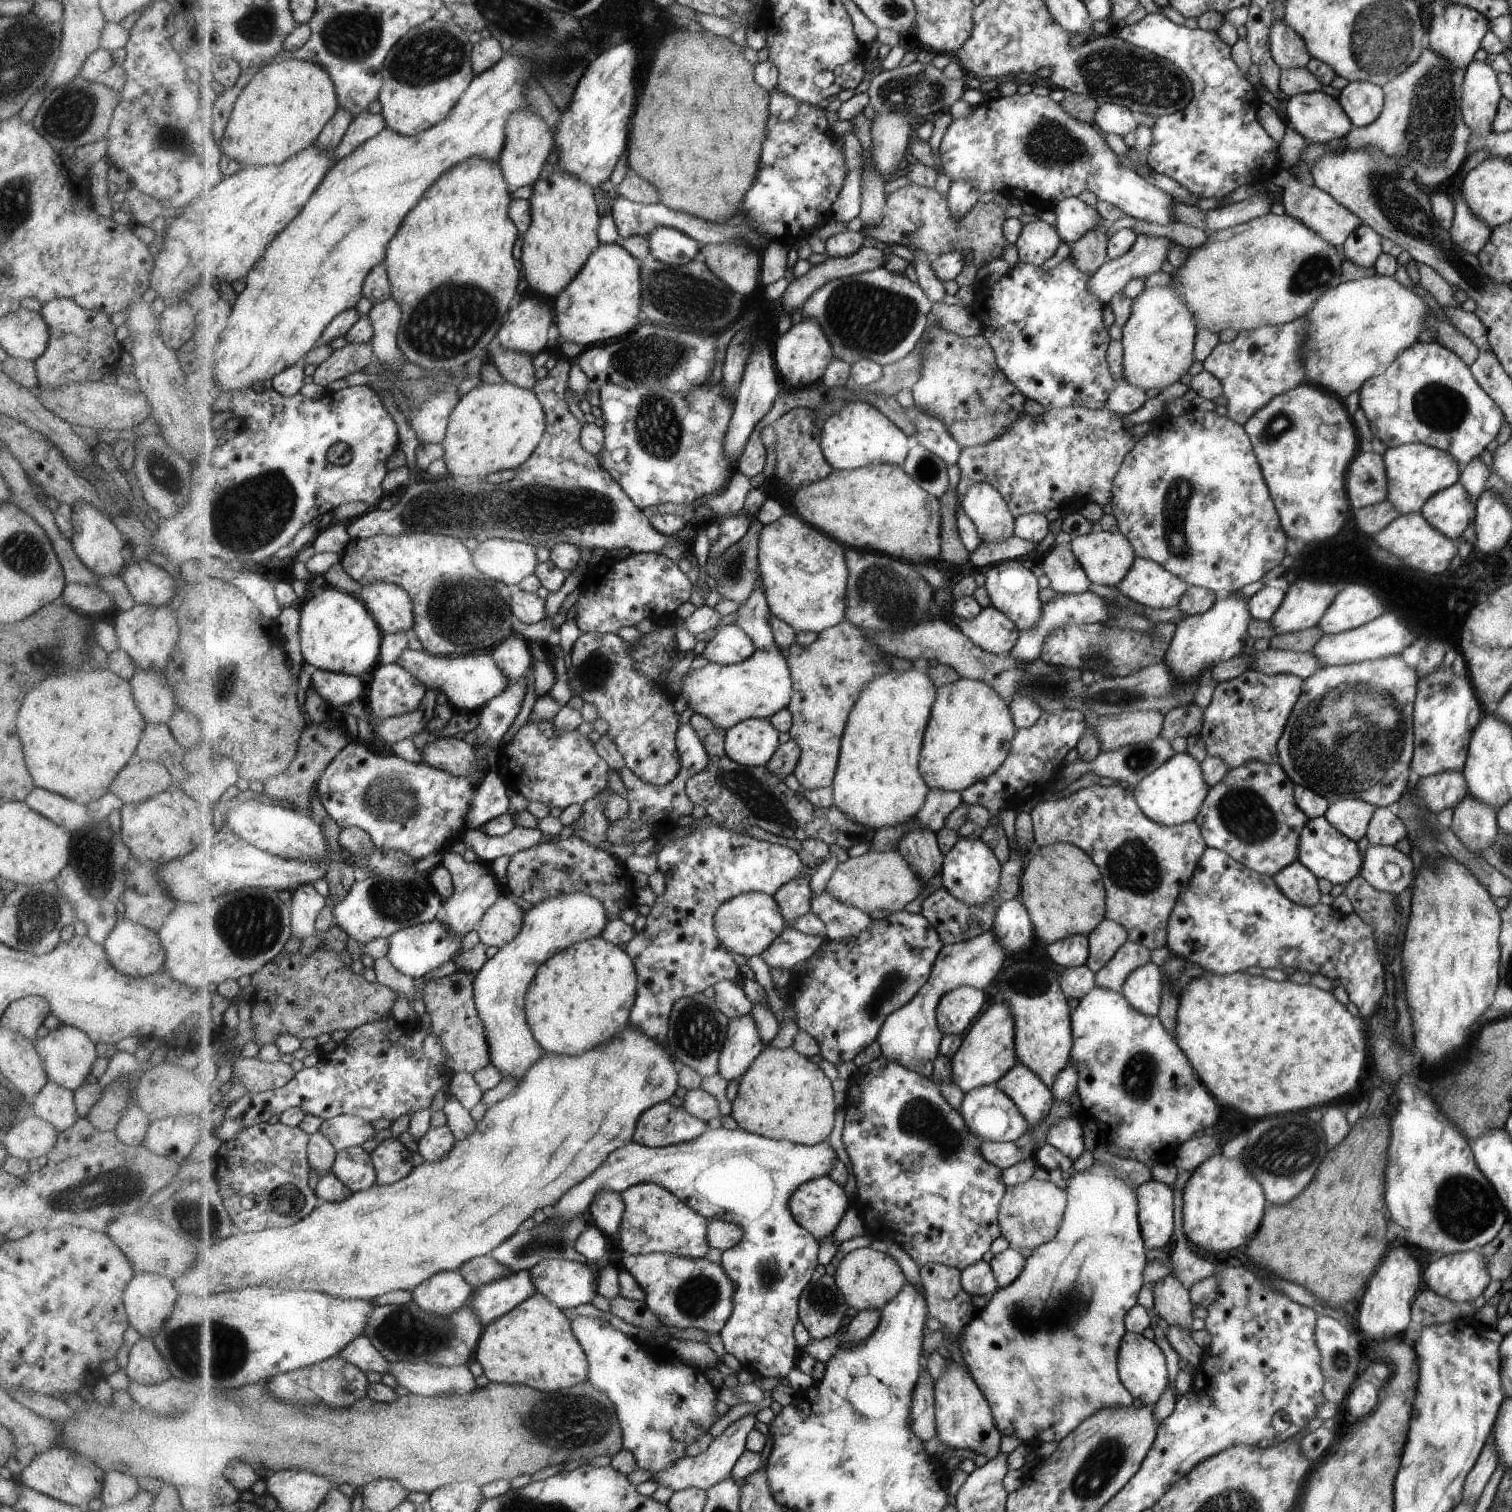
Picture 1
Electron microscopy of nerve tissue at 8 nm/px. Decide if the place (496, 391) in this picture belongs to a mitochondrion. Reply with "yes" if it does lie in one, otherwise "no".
no

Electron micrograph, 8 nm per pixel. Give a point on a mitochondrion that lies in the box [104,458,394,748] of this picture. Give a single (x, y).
(247, 516)

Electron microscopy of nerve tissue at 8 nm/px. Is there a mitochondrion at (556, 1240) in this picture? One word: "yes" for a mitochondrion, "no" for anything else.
yes

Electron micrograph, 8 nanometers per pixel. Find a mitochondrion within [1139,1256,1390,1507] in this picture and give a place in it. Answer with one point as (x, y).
(1338, 1362)

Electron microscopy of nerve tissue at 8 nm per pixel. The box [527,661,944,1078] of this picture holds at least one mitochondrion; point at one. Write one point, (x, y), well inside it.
(698, 1033)

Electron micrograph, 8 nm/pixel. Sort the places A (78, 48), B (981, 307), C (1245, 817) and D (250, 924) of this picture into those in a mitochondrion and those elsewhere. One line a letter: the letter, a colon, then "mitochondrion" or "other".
A: other
B: other
C: mitochondrion
D: mitochondrion

